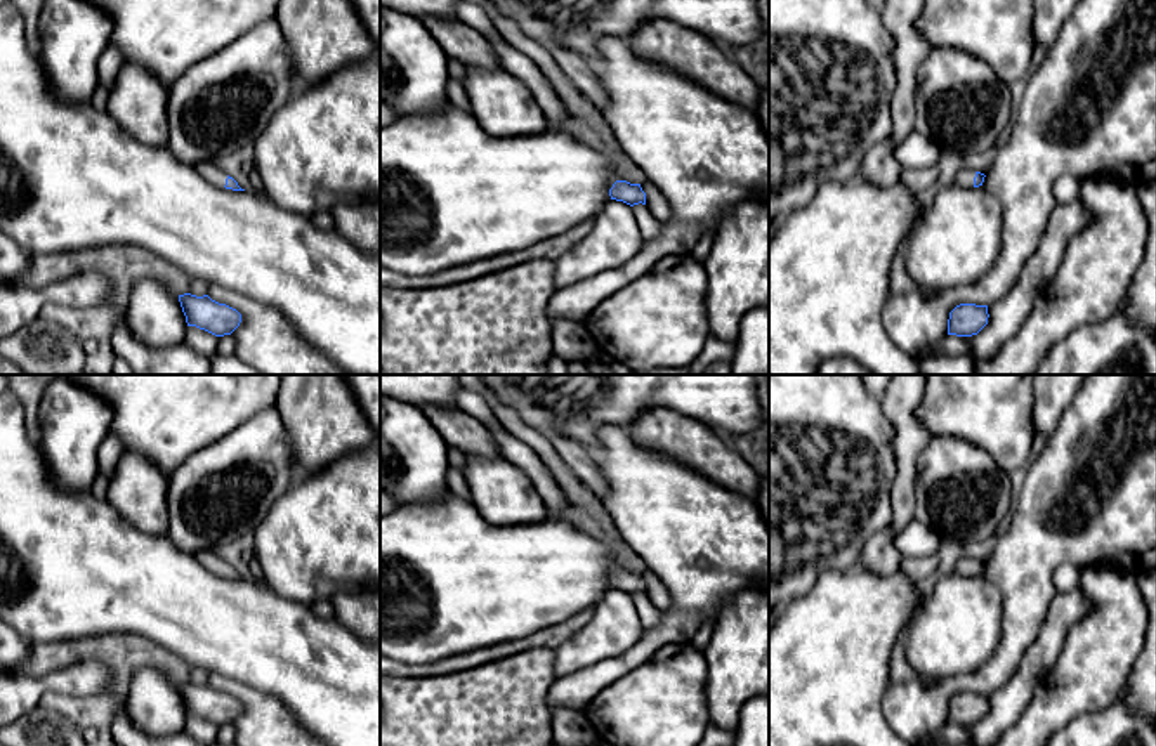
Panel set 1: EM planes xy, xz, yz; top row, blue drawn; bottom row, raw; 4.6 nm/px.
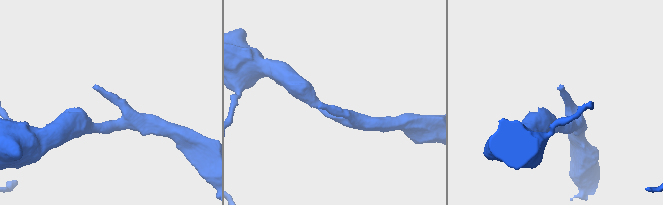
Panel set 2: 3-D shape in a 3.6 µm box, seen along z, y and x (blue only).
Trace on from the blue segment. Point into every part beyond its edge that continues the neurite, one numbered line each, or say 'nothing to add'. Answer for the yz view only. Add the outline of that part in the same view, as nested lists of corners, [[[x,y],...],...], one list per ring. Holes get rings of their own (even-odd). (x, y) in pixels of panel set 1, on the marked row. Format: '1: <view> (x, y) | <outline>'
1: yz (965, 176) | [[[965,167],[958,172],[956,184],[963,187],[974,187],[974,177],[975,177],[975,170],[970,167]]]

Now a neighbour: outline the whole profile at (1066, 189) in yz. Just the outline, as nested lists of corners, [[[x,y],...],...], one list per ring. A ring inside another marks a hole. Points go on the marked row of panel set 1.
[[[1064,175],[1055,182],[1054,196],[1057,205],[1067,205],[1078,200],[1080,196],[1080,179],[1073,175]]]

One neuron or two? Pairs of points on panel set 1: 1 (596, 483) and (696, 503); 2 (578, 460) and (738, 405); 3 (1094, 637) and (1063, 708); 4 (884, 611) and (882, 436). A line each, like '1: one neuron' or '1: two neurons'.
1: two neurons
2: two neurons
3: one neuron
4: two neurons

